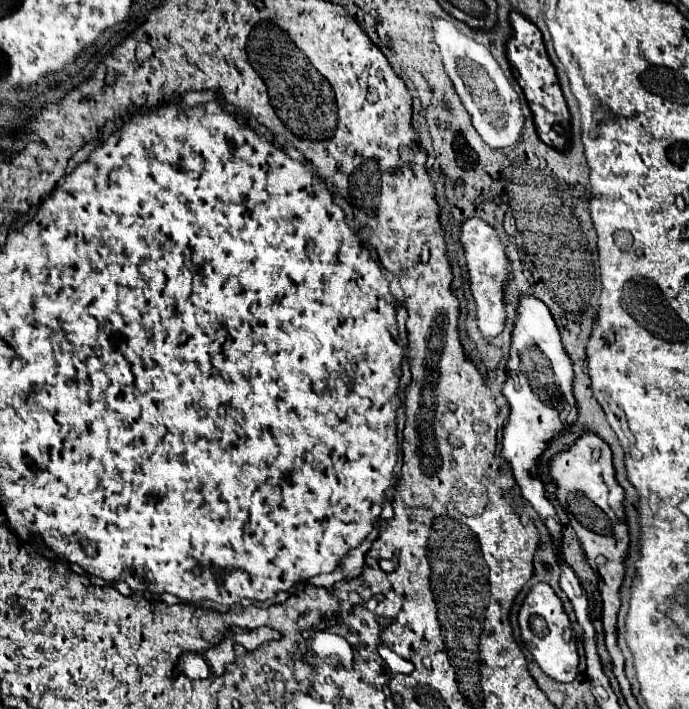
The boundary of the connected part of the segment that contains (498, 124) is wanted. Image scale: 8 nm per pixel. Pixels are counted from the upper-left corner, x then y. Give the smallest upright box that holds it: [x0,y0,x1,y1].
[434,18,524,150]

